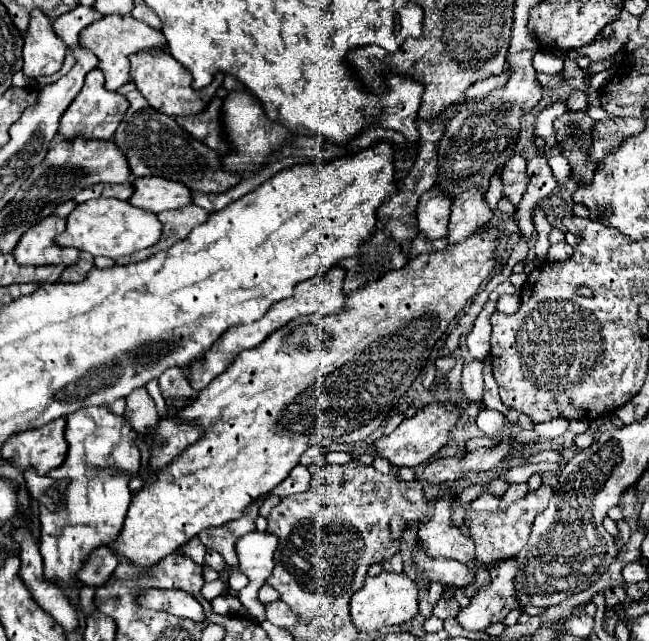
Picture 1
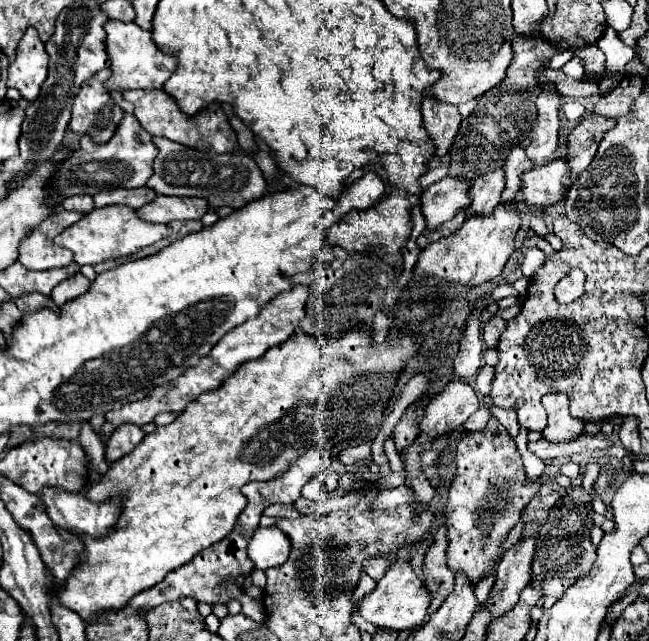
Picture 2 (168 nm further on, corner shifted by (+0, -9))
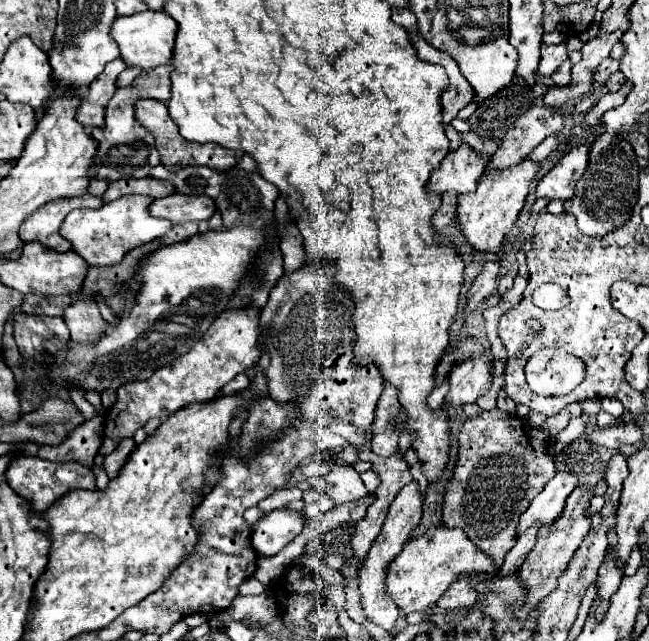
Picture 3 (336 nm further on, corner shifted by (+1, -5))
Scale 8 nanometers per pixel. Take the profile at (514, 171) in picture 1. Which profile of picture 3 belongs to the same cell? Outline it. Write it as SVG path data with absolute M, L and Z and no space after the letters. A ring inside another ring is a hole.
M588 145L574 147L568 151L550 173L542 177L538 183L536 197L546 197L546 199L570 199L574 195L574 187L584 175L588 167Z

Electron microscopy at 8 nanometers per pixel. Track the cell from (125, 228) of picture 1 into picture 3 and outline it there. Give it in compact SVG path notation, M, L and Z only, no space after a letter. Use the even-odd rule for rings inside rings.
M126 195L112 203L104 203L100 209L78 209L72 211L60 229L60 235L72 243L72 249L88 265L116 265L124 255L140 245L146 245L154 239L160 239L172 229L172 223L166 219L152 217L148 207L154 199L148 195Z

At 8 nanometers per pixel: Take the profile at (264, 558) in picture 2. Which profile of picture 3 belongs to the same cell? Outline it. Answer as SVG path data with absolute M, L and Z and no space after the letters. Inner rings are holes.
M276 509L264 515L252 535L252 545L262 555L276 555L304 527L304 513L294 509Z

